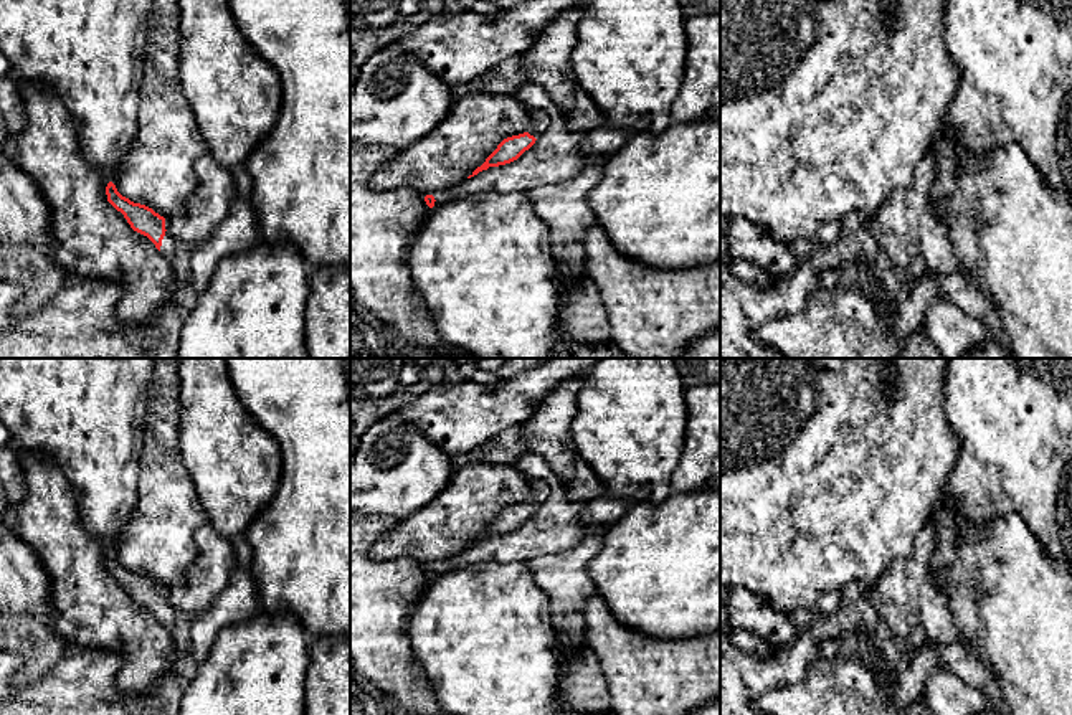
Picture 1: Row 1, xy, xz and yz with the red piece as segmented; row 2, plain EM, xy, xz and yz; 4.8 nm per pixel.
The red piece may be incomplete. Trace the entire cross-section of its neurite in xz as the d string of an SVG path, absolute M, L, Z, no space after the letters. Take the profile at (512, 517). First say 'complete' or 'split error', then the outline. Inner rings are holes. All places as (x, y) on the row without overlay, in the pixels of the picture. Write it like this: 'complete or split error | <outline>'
split error | M529 479L532 497L529 502L504 509L497 518L477 537L467 548L477 545L489 537L499 537L517 530L525 520L529 520L537 509L550 500L550 487L542 479Z

